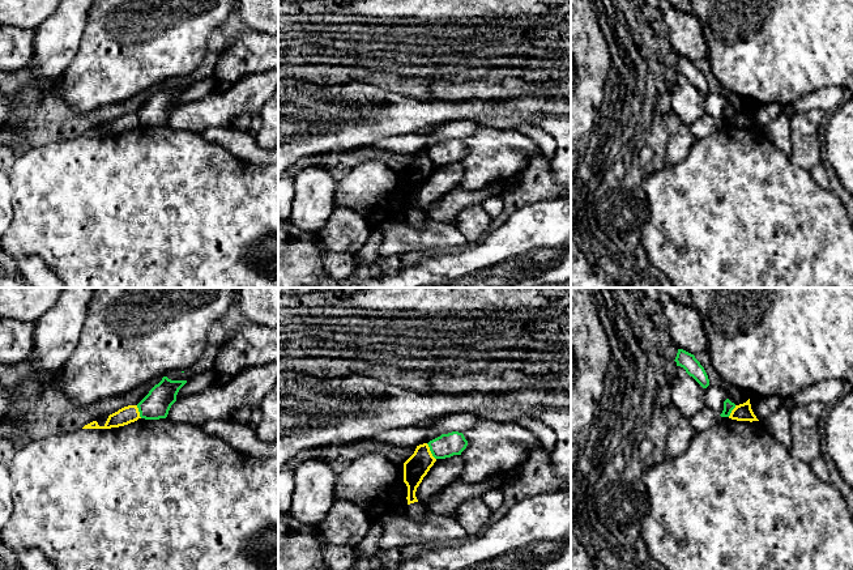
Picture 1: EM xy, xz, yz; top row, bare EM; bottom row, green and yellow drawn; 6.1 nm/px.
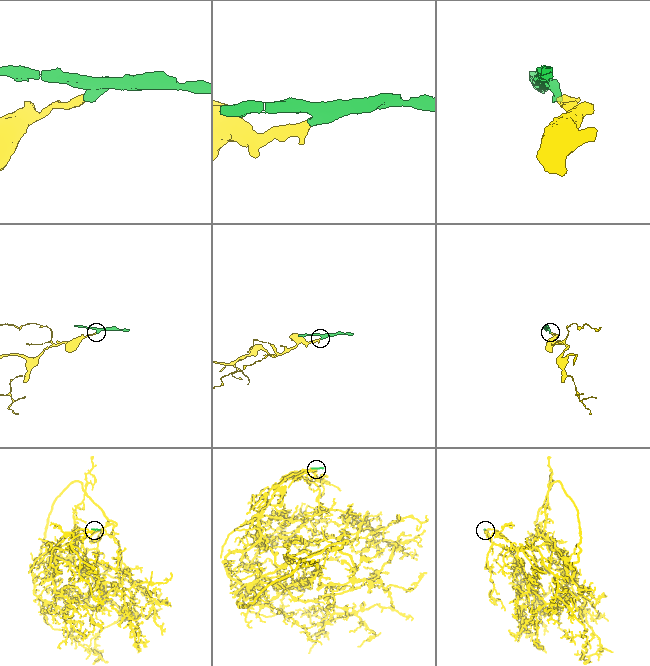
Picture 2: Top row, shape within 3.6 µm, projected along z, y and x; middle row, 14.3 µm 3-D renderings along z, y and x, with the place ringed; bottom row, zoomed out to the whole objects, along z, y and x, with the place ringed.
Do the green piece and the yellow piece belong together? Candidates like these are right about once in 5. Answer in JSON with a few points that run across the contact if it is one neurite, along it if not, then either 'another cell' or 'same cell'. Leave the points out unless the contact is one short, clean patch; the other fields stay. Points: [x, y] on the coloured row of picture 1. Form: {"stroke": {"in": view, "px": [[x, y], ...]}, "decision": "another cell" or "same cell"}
{"stroke": {"in": "xz", "px": [[426, 443], [435, 459]]}, "decision": "another cell"}

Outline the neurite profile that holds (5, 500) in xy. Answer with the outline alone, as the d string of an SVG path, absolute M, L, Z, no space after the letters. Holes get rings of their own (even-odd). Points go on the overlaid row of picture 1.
M0 463L0 531L8 523L13 512L10 490L12 485L8 465Z

